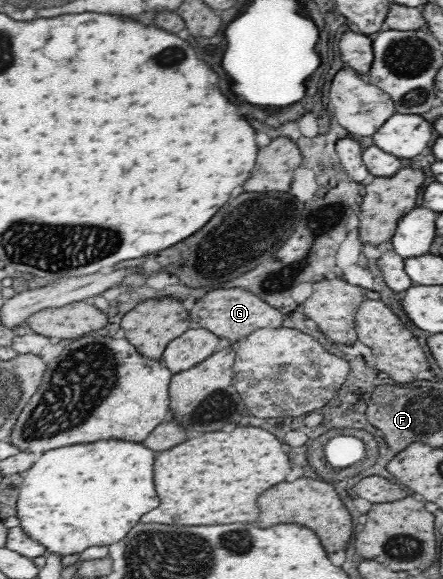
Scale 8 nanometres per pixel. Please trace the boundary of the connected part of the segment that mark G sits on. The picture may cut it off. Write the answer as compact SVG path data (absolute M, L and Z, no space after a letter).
M215 288L195 302L190 311L191 326L213 332L220 339L227 339L232 345L246 338L252 331L269 328L281 328L283 314L267 302L245 289Z

